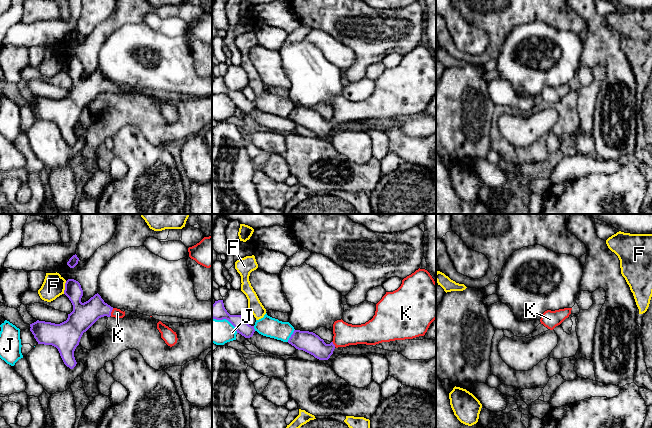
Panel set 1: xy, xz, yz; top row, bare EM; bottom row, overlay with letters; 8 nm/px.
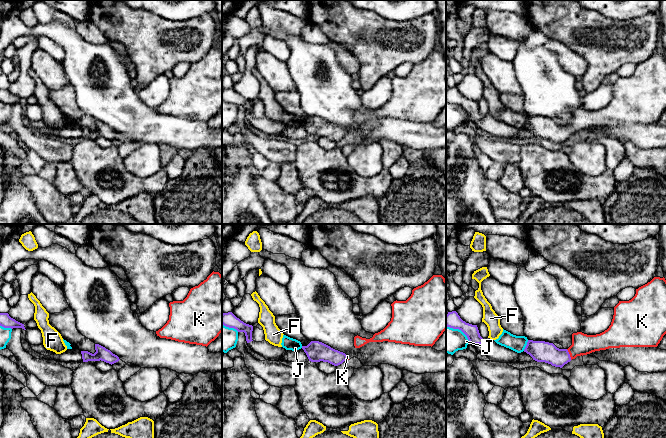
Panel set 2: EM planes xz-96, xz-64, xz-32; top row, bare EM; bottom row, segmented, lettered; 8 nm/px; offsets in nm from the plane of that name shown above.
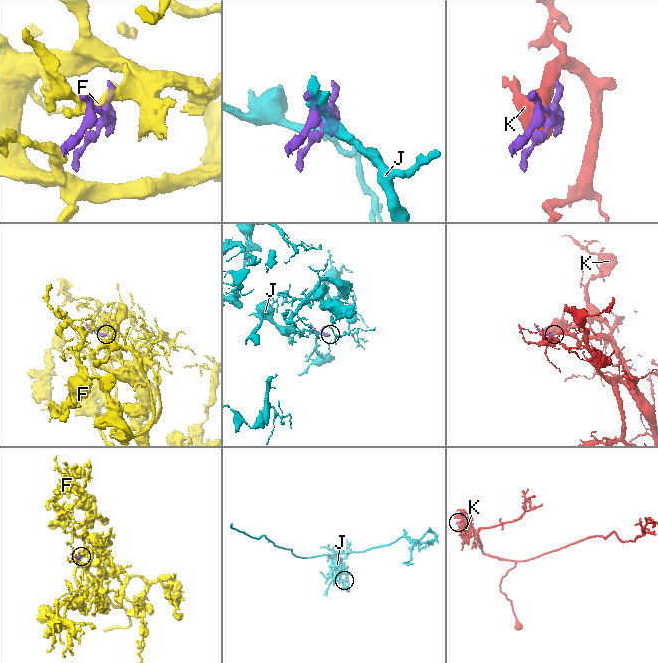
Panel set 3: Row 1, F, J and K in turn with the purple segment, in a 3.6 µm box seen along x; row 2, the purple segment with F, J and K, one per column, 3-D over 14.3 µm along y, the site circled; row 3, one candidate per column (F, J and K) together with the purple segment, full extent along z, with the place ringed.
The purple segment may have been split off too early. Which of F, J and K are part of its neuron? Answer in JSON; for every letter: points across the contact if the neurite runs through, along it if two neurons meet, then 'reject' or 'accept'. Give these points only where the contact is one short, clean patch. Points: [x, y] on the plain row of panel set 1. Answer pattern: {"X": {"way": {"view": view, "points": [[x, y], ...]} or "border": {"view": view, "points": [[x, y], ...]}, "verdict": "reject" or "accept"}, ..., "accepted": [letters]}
{"F": {"border": {"view": "xy", "points": [[66, 57], [63, 69]]}, "verdict": "reject"}, "J": {"verdict": "reject"}, "K": {"way": {"view": "xy", "points": [[84, 91], [90, 87], [111, 87], [117, 89]]}, "verdict": "accept"}, "accepted": ["K"]}

